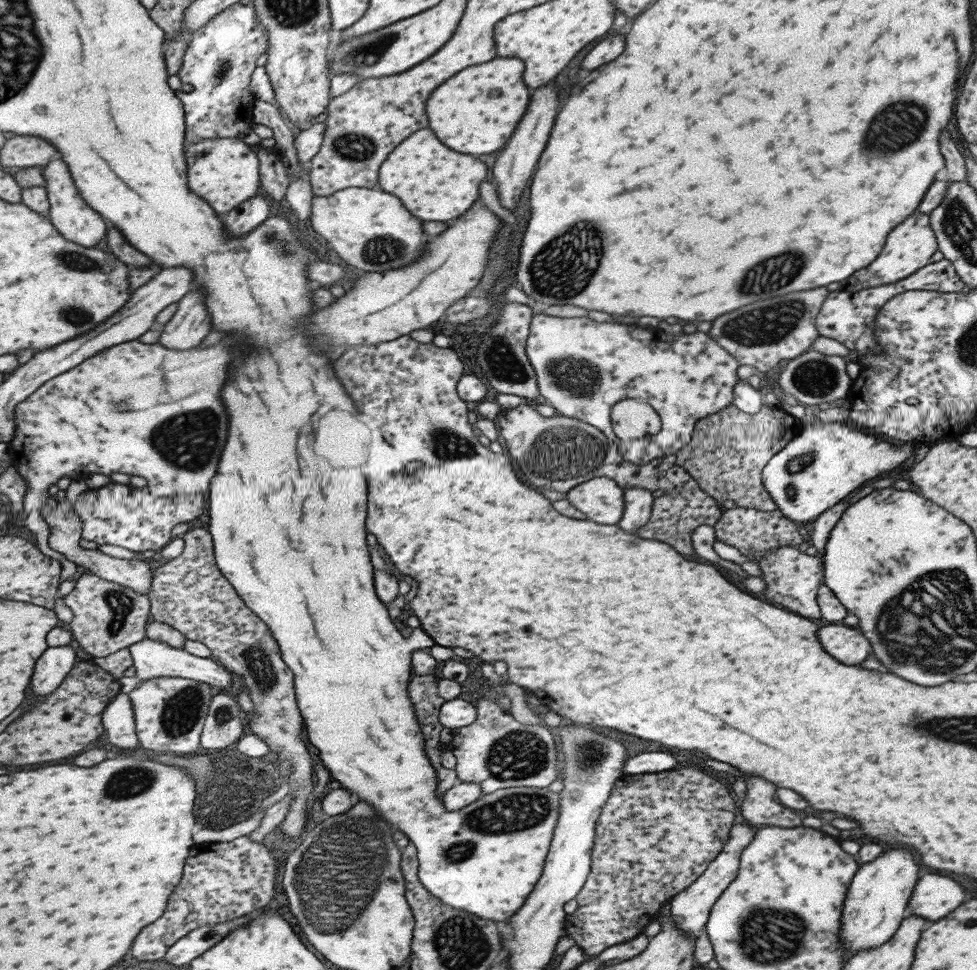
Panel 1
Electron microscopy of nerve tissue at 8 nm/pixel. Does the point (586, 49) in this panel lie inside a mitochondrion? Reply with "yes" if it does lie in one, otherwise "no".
no

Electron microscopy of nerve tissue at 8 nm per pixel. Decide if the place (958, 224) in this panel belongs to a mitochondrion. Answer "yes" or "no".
yes

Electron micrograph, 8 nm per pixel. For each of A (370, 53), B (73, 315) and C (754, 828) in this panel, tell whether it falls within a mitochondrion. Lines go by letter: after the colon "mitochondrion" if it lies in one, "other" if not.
A: mitochondrion
B: mitochondrion
C: other

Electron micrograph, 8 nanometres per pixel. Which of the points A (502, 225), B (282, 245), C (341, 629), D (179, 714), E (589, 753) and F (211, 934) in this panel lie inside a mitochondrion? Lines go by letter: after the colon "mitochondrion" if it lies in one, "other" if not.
A: other
B: mitochondrion
C: other
D: mitochondrion
E: mitochondrion
F: mitochondrion

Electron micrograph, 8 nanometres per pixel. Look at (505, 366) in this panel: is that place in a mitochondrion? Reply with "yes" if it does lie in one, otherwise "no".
yes

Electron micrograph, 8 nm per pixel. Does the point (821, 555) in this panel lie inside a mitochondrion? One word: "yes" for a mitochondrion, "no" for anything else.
no

